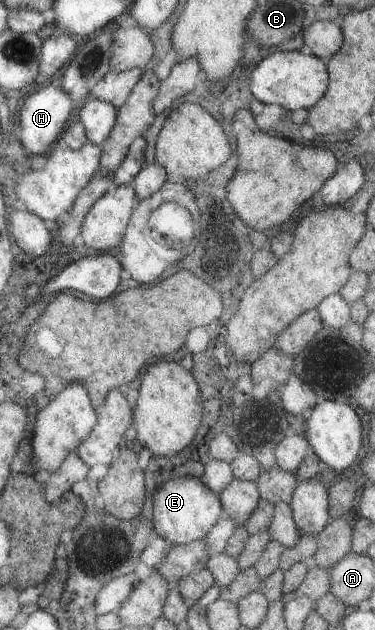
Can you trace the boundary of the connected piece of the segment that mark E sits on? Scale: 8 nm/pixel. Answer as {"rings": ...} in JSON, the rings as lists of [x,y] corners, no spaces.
{"rings":[[[175,476],[166,480],[153,493],[153,528],[158,537],[151,539],[139,555],[145,566],[153,567],[161,561],[172,546],[186,545],[202,539],[224,514],[217,494],[212,493],[197,478]]]}

